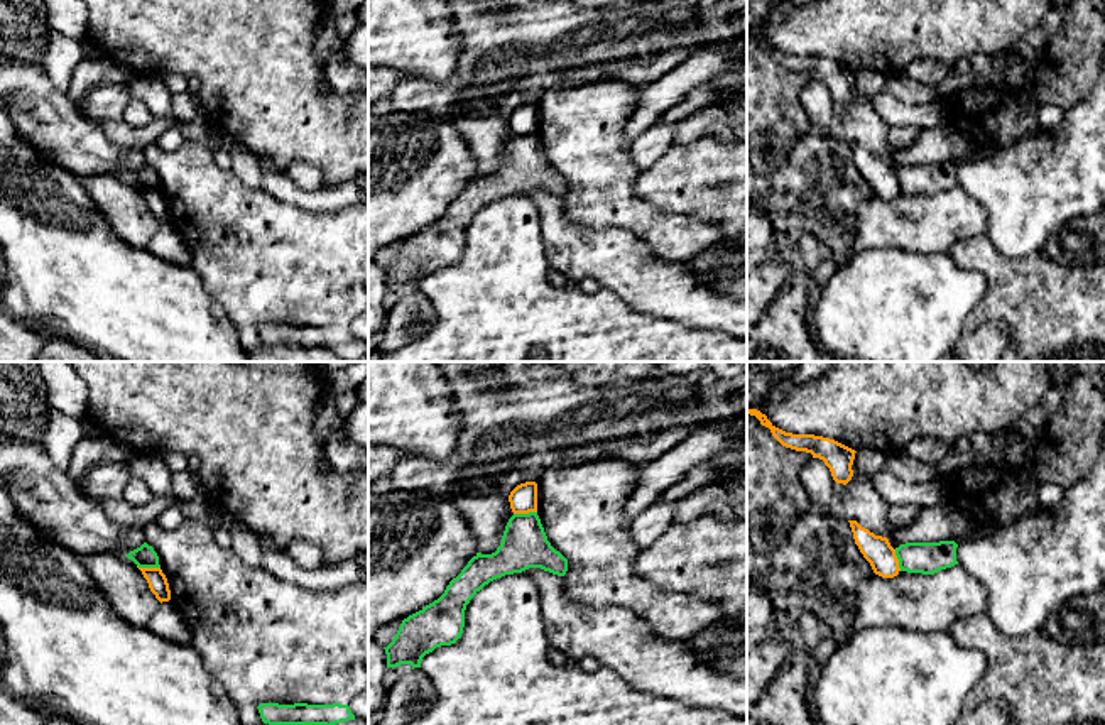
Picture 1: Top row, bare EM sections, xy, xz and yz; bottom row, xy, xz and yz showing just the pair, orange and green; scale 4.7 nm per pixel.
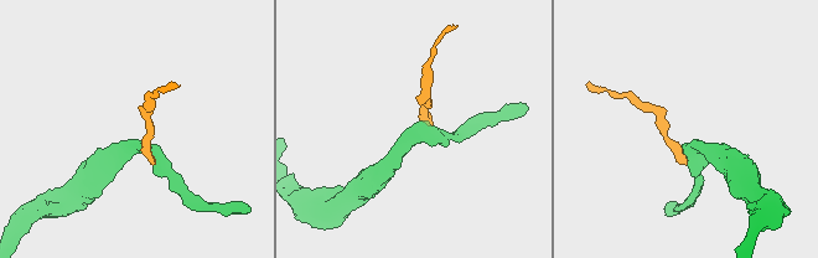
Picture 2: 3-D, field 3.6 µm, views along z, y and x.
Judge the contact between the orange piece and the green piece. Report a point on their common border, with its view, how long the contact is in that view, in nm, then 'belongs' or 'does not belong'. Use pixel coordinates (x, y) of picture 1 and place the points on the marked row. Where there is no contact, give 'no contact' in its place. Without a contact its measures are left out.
meets orange in xy at (149, 568); contact 110 nm long; does not belong

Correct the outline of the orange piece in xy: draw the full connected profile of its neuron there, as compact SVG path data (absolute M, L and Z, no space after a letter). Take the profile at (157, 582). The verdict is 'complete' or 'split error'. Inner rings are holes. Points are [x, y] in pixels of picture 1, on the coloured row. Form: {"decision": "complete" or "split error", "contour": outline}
{"decision": "complete", "contour": "M139 568L144 575L144 578L149 583L150 591L155 595L155 598L162 602L171 600L171 590L166 575L161 568Z"}

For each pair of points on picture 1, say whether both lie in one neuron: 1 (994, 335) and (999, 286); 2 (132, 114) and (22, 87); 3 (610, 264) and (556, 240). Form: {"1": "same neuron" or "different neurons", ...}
{"1": "different neurons", "2": "different neurons", "3": "same neuron"}

